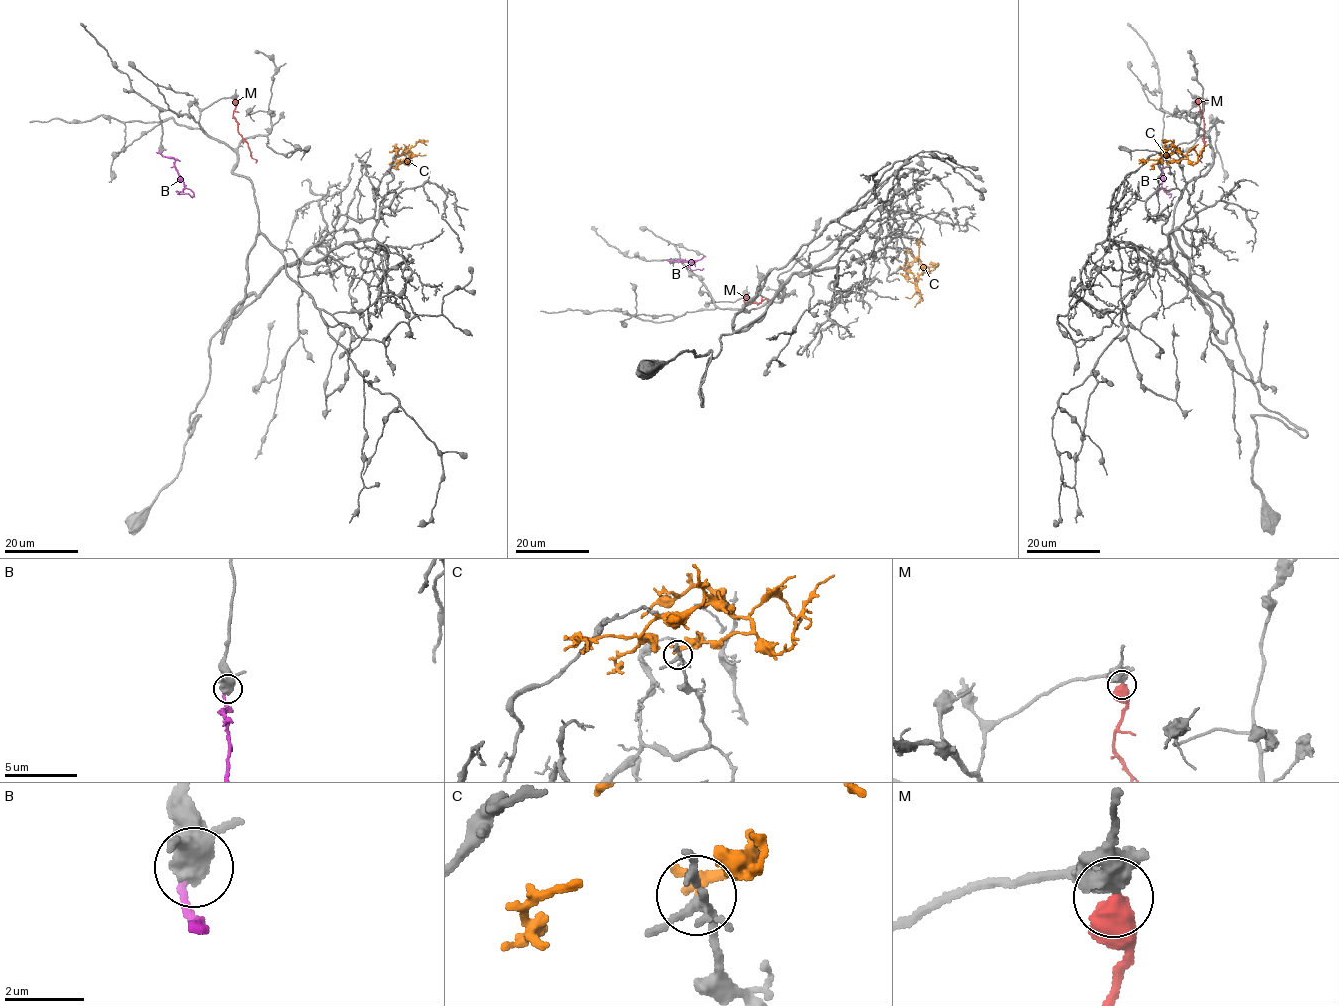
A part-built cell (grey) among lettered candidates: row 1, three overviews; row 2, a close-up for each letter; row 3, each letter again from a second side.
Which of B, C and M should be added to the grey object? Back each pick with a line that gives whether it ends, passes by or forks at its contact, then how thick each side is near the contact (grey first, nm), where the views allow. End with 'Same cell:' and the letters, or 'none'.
Same cell: none

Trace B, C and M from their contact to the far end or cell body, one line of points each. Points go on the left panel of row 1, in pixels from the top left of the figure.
B: (159, 152), (174, 160), (174, 167), (184, 185), (179, 194), (188, 193), (193, 197)
C: (392, 164), (402, 161), (409, 150), (412, 152), (408, 160), (412, 161)
M: (235, 99), (233, 117), (238, 133), (247, 143), (255, 163)

